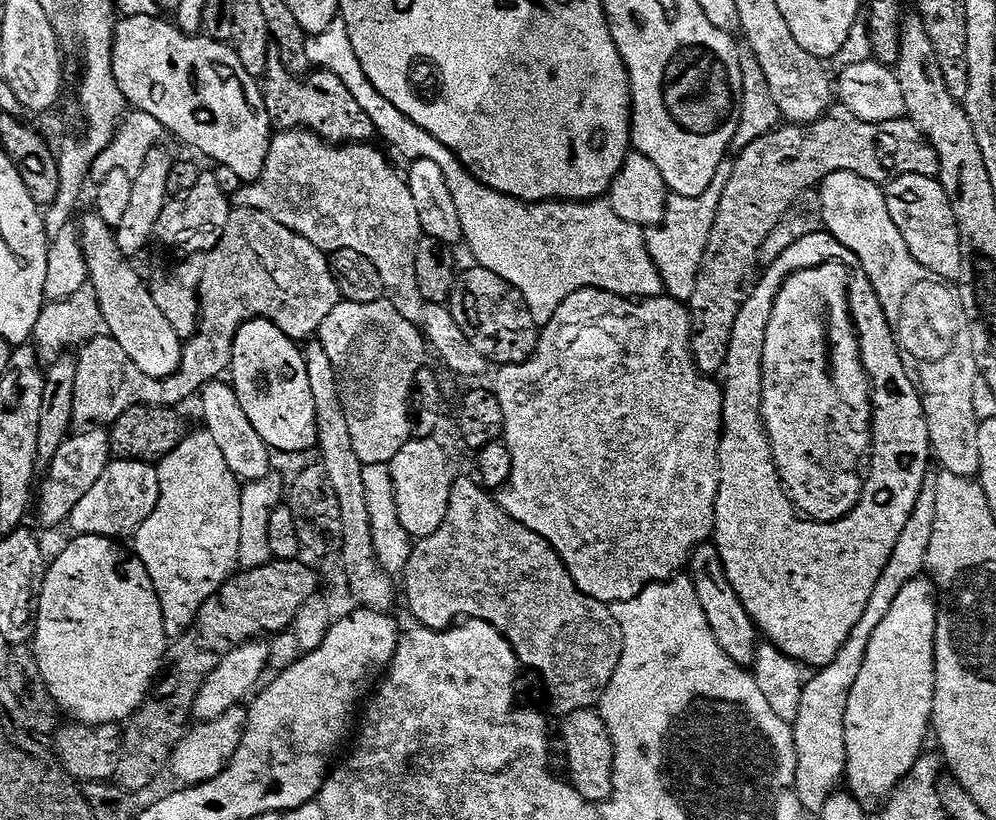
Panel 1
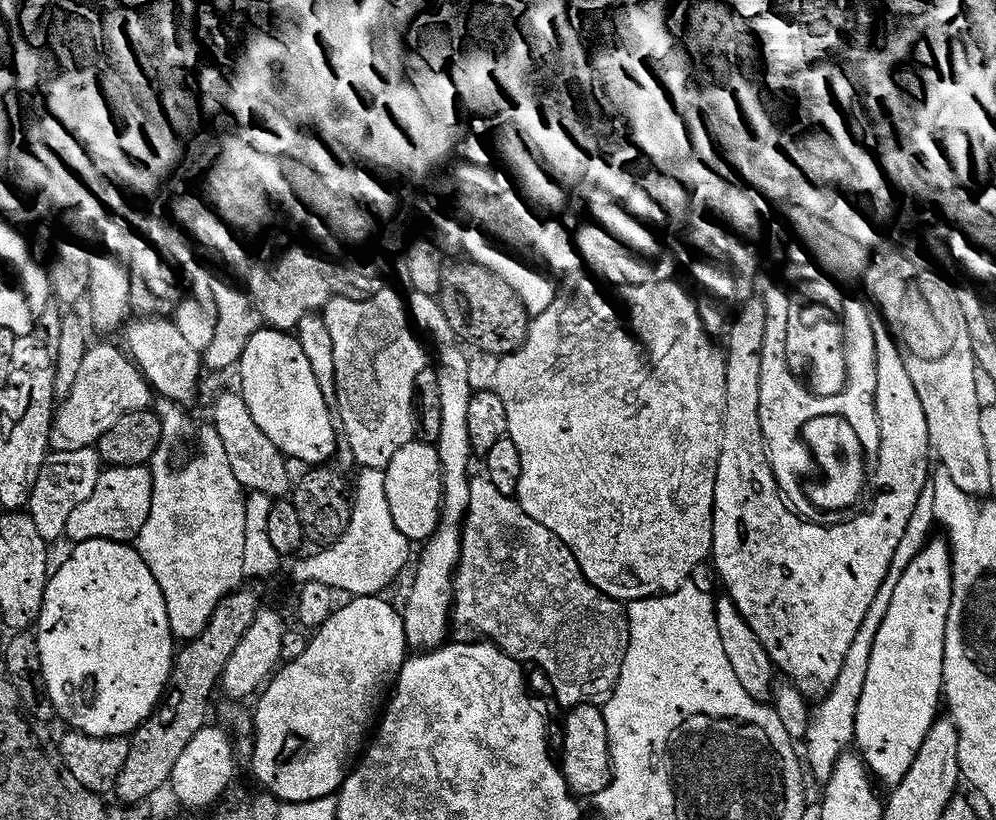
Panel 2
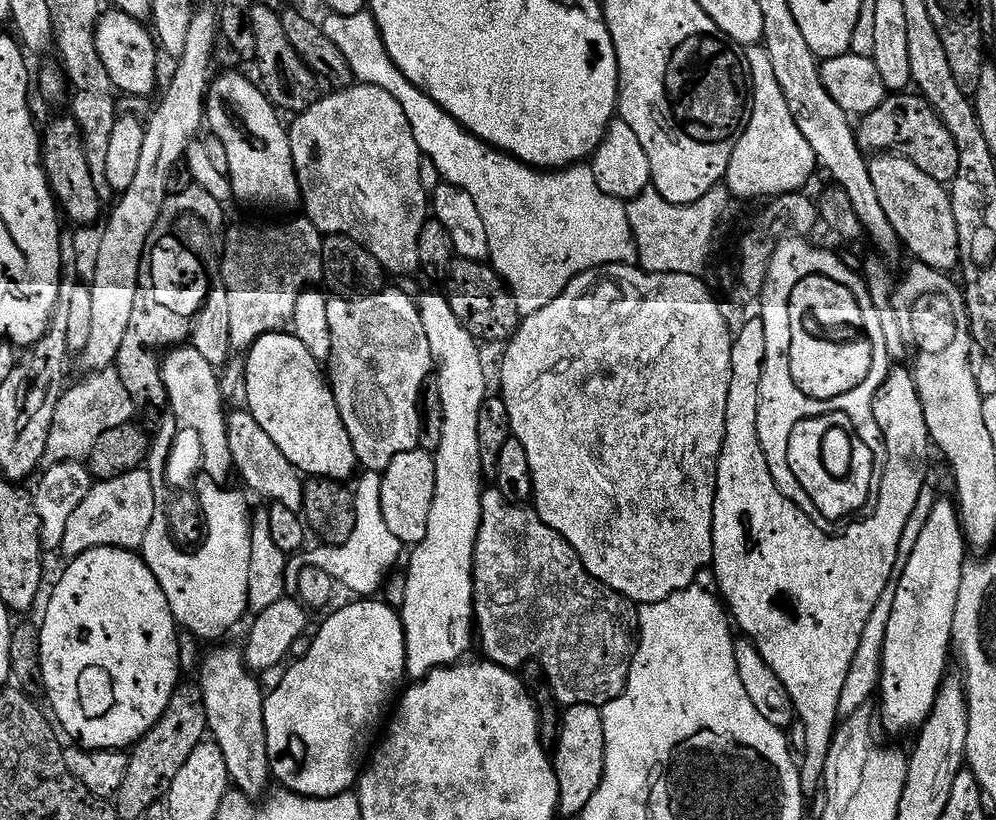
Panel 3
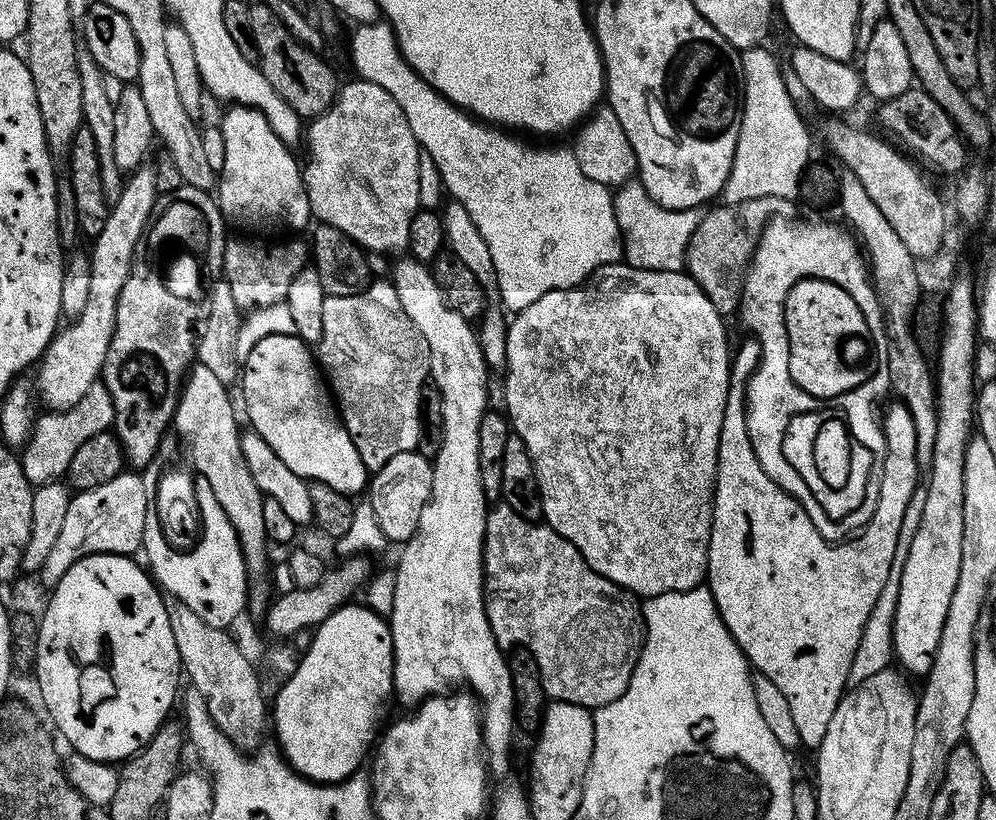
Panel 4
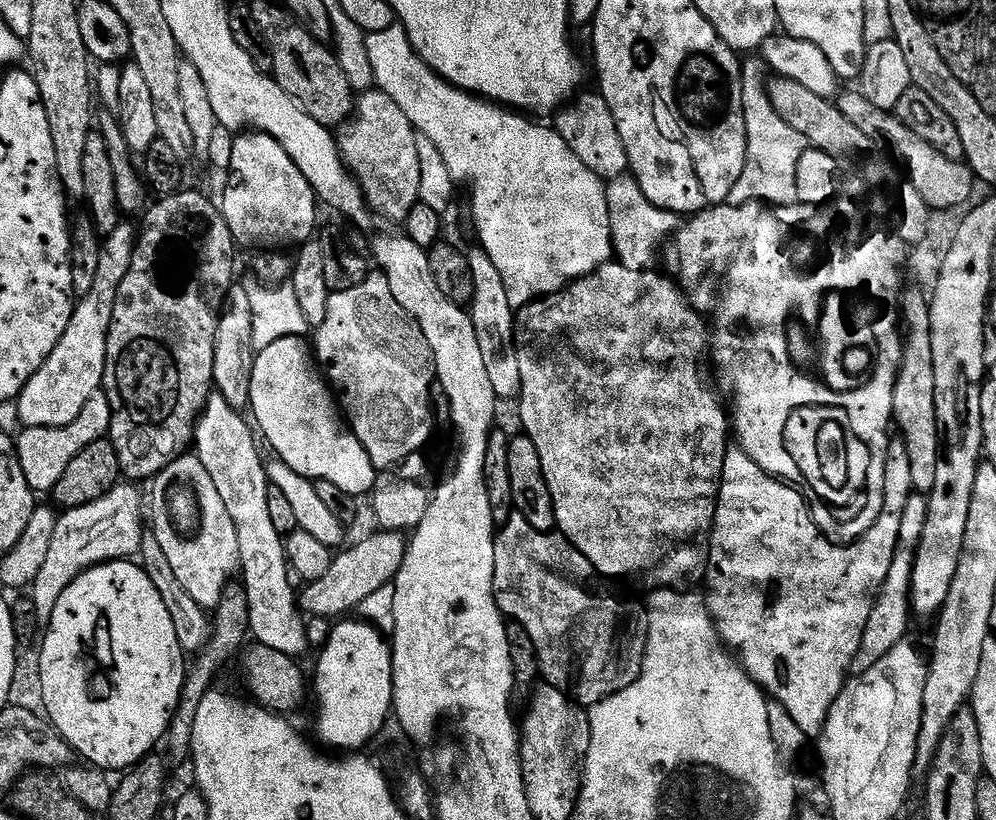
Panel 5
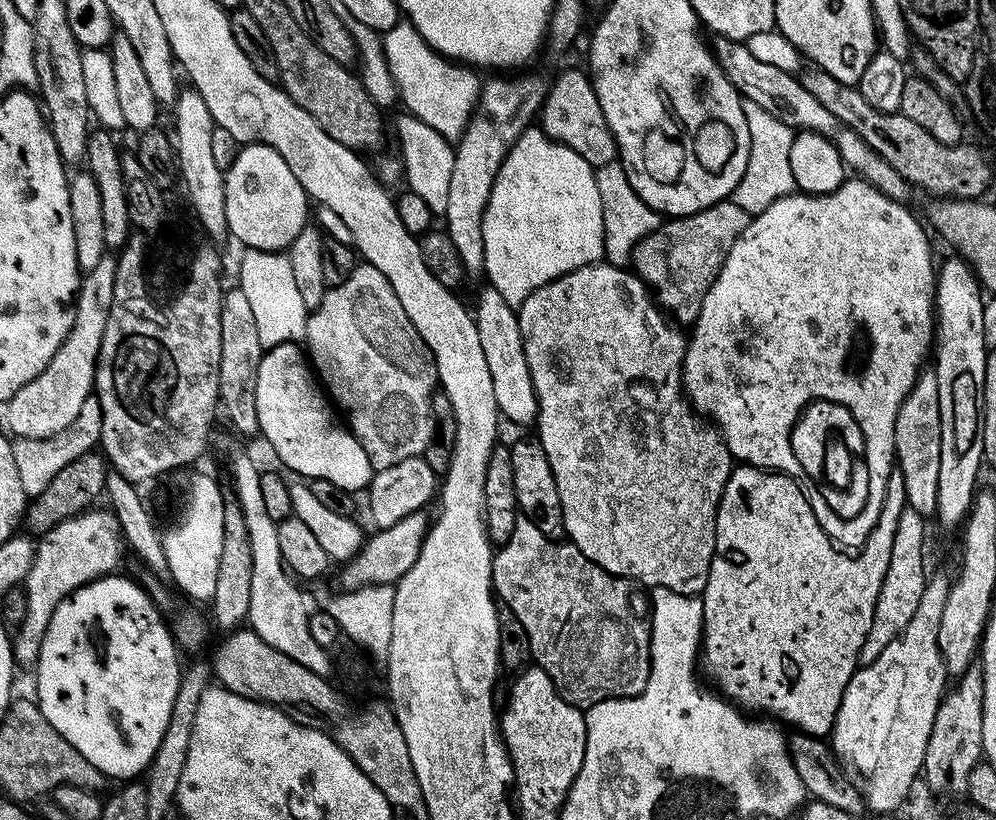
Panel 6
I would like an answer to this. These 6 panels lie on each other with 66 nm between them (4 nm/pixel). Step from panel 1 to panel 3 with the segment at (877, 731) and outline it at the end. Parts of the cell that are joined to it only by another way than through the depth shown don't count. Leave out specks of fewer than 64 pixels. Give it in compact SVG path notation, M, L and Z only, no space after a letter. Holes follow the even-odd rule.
M938 498L933 502L933 506L930 507L930 514L926 517L926 522L922 525L922 530L918 533L918 538L915 539L914 548L910 552L910 556L906 561L906 566L903 567L902 576L898 581L898 588L895 591L893 610L890 612L890 618L888 623L886 623L885 630L885 641L882 642L882 654L881 654L881 666L880 666L880 679L878 685L878 697L880 696L880 712L884 715L884 724L888 728L912 728L915 729L921 722L926 718L926 714L930 710L930 706L934 702L934 698L936 697L936 691L938 690L938 686L940 685L940 681L944 678L946 674L946 669L944 669L944 663L948 660L948 648L950 652L950 645L952 644L952 619L954 618L954 606L956 605L956 599L958 598L958 586L960 585L960 576L964 573L964 566L966 563L966 557L964 557L964 551L966 551L966 545L964 543L964 530L960 526L960 514L959 511L953 503L951 499L944 500L944 498Z

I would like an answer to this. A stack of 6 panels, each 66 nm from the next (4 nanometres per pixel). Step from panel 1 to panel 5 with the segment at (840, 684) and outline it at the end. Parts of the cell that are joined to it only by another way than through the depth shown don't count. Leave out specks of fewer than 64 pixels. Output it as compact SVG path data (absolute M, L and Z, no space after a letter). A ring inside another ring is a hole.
M914 492L906 500L905 509L902 510L902 518L899 519L898 537L894 546L894 555L887 570L881 593L876 596L875 605L870 610L866 627L862 638L859 640L858 650L851 659L849 671L856 675L862 670L868 670L874 662L878 662L891 646L905 639L907 635L908 616L911 613L911 600L909 598L909 586L913 572L913 558L916 556L916 546L920 540L922 525L925 521L925 506L927 497L923 493Z

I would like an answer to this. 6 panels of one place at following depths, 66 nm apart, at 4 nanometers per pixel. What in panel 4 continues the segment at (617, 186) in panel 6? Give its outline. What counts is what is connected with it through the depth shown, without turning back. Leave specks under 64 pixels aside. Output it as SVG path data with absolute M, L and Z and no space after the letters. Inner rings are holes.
M636 178L615 189L612 205L620 240L624 244L623 263L659 272L679 272L685 267L684 253L688 251L688 243L697 226L697 209L663 208L658 202L654 202L654 198L650 198L650 194L646 194Z

